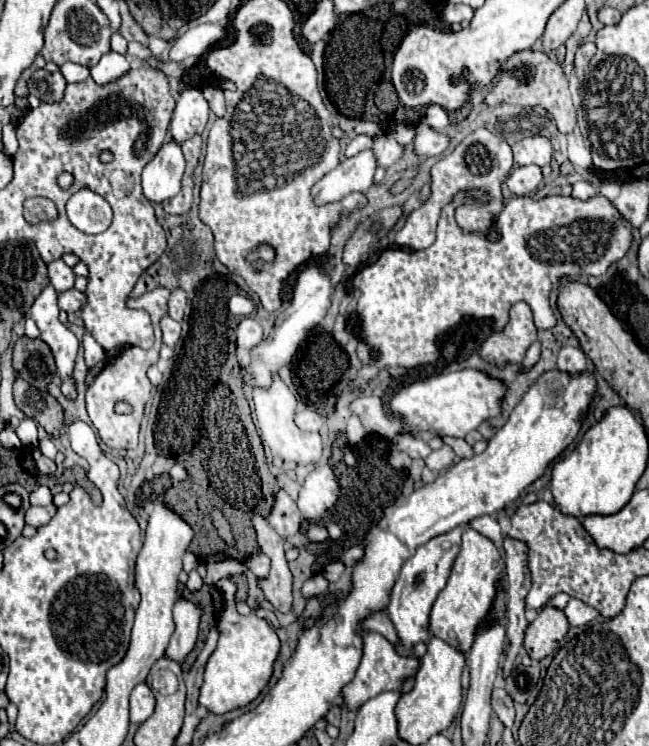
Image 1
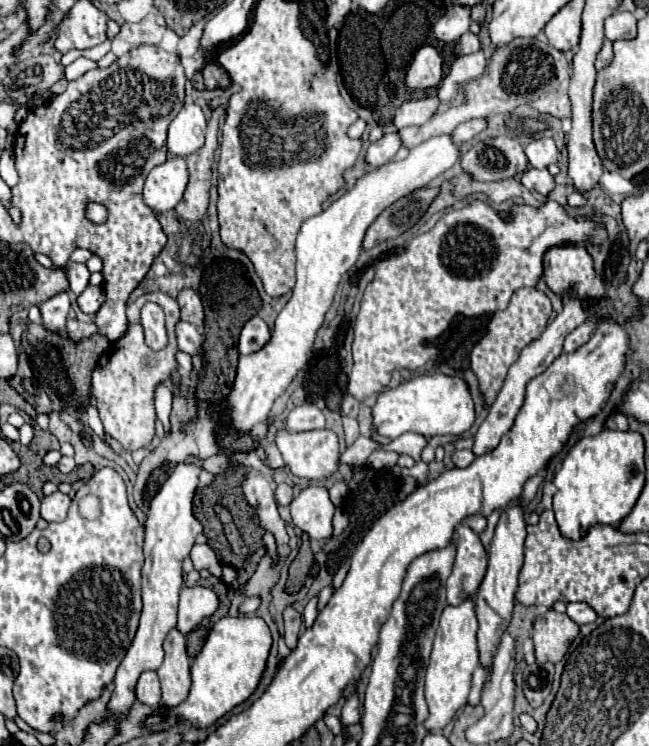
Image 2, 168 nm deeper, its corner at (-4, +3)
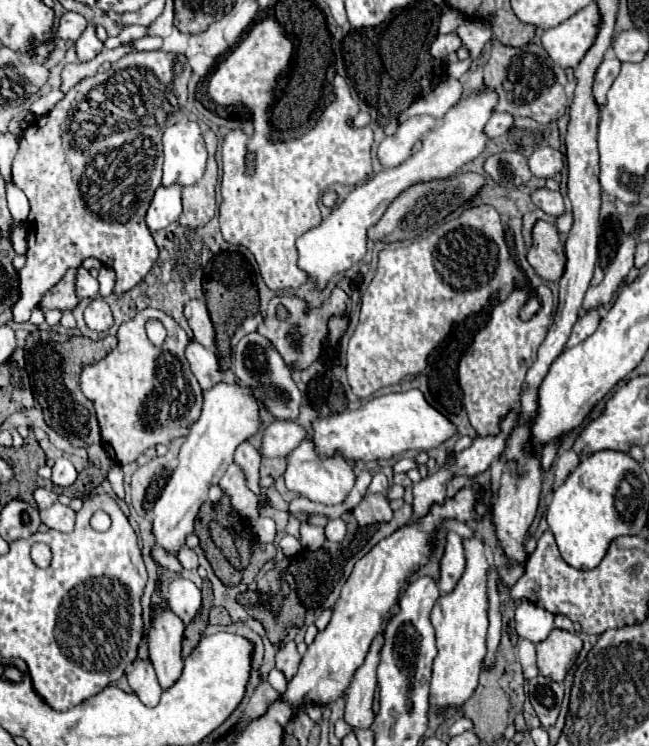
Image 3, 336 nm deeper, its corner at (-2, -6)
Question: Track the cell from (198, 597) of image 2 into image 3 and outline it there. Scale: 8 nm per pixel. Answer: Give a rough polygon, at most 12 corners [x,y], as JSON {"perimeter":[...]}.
{"perimeter":[[176,577],[168,585],[172,611],[190,623],[200,611],[200,589]]}

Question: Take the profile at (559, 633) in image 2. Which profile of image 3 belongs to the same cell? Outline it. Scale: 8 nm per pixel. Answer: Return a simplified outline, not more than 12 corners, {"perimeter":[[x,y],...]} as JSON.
{"perimeter":[[572,631],[536,645],[540,675],[562,683],[582,651]]}

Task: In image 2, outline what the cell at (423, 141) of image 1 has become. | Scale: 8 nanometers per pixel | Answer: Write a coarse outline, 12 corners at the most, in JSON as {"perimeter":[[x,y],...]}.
{"perimeter":[[468,120],[456,126],[454,144],[472,140],[486,128],[484,120]]}

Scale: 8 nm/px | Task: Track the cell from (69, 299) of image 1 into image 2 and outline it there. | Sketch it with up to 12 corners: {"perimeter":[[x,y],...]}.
{"perimeter":[[88,286],[78,296],[78,306],[86,314],[96,314],[104,302],[100,286]]}

